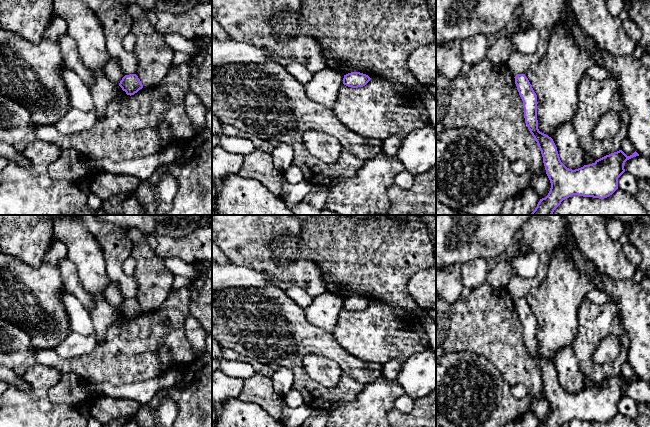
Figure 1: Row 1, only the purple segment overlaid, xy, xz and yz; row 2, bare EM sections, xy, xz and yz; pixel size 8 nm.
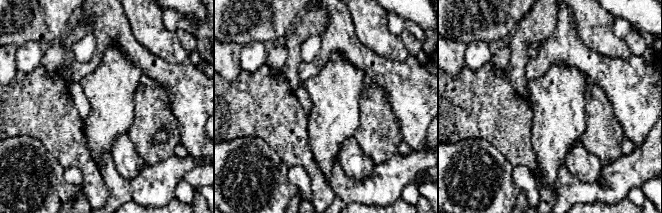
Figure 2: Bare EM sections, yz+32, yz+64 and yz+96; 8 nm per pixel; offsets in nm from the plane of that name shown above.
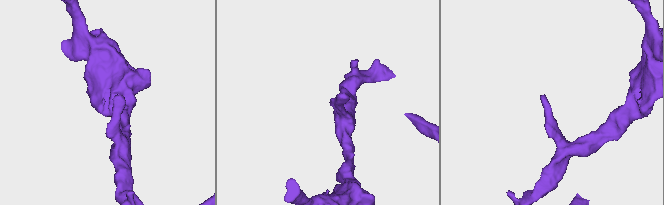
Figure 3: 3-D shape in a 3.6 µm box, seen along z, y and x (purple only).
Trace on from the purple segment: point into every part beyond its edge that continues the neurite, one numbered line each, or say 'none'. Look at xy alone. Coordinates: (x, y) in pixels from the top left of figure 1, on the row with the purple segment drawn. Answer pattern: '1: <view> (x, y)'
none

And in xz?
none

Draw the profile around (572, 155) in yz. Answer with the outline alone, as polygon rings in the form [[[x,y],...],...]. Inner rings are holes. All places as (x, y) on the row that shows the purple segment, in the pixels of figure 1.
[[[571,123],[557,126],[553,141],[561,162],[569,169],[575,170],[584,166],[587,154],[580,144],[575,129]]]

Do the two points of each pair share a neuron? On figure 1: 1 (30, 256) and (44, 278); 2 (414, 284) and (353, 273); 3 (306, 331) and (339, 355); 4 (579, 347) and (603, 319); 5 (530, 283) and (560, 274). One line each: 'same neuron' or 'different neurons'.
1: different neurons
2: different neurons
3: same neuron
4: same neuron
5: different neurons

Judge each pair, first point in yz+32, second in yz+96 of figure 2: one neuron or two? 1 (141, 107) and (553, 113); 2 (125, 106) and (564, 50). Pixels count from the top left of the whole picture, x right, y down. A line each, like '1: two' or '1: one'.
1: two
2: two

